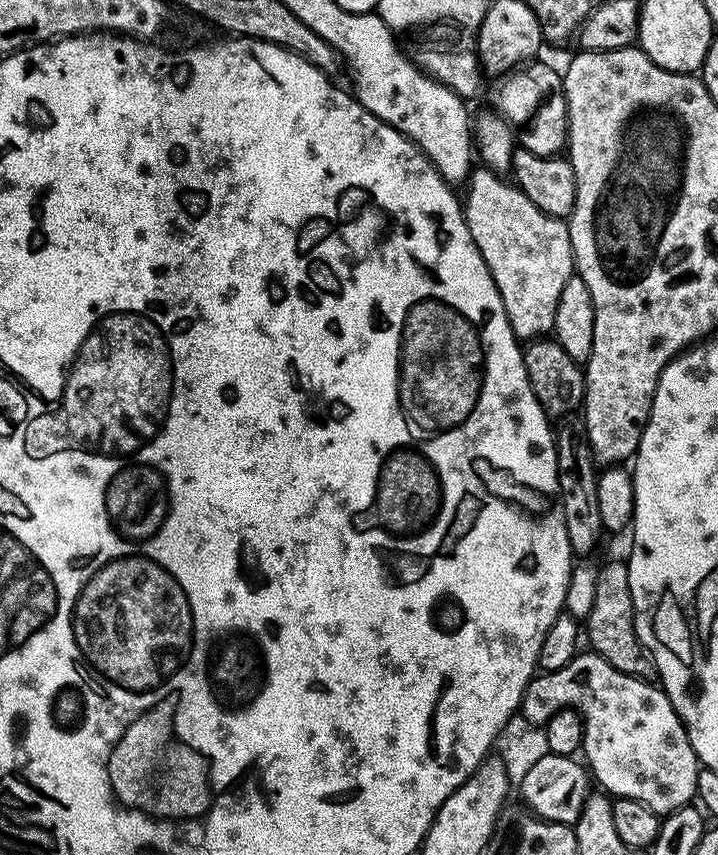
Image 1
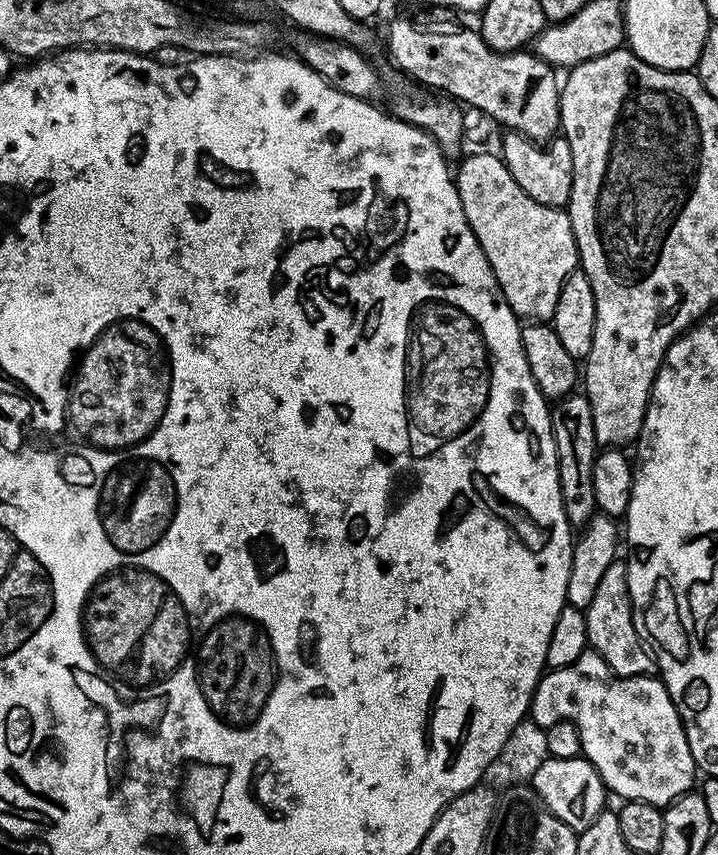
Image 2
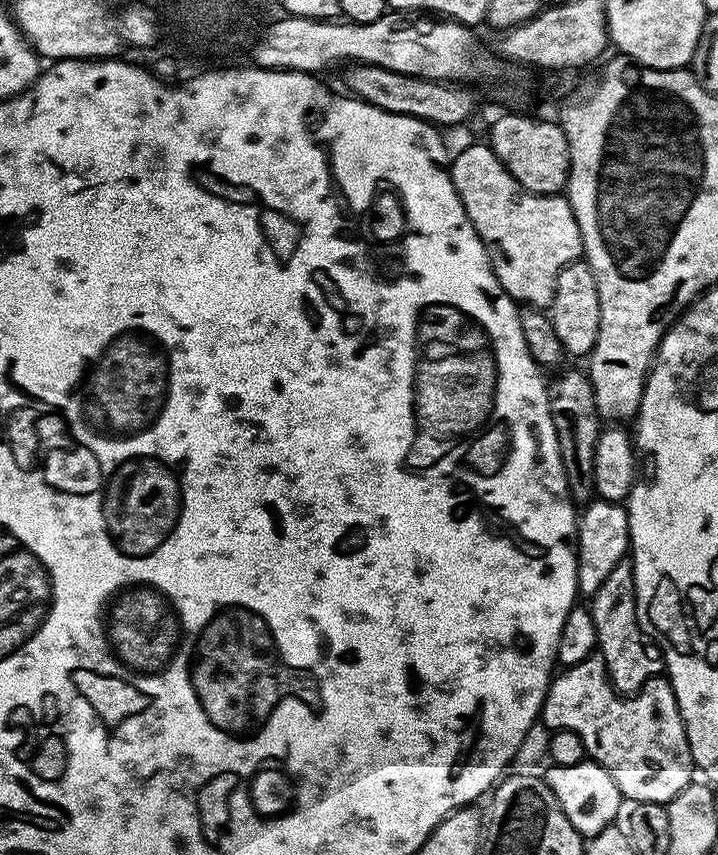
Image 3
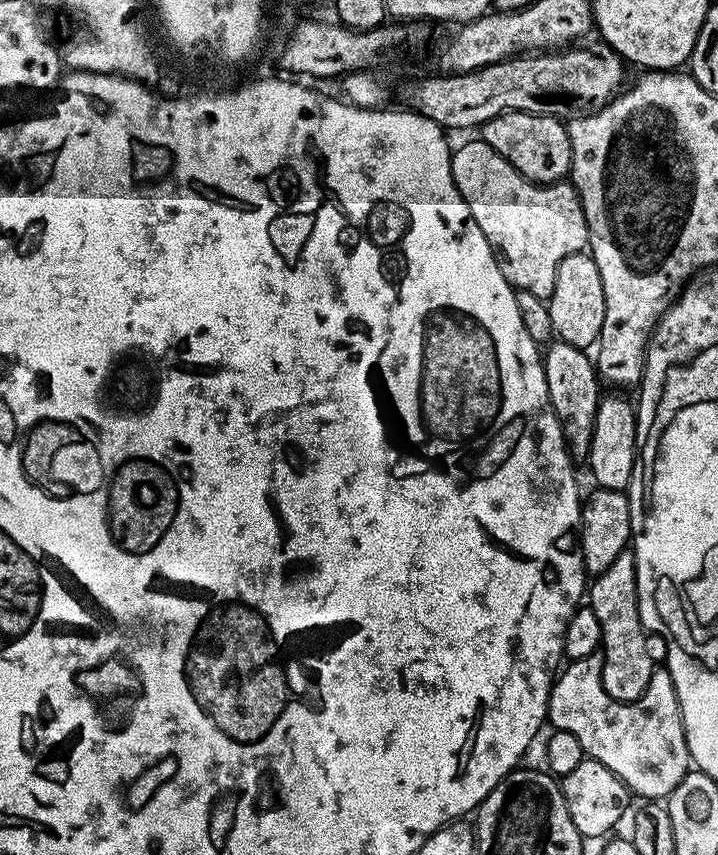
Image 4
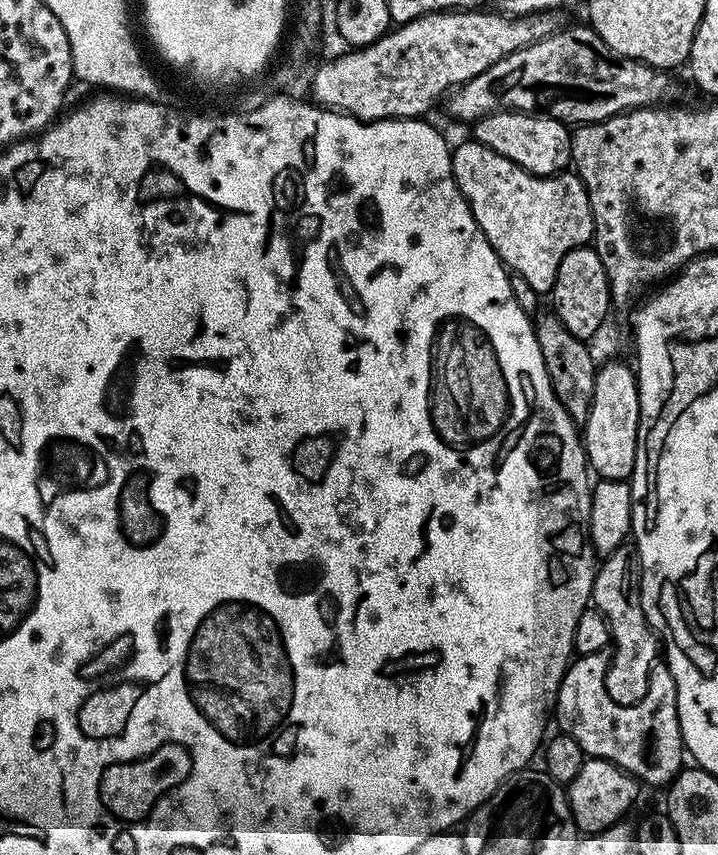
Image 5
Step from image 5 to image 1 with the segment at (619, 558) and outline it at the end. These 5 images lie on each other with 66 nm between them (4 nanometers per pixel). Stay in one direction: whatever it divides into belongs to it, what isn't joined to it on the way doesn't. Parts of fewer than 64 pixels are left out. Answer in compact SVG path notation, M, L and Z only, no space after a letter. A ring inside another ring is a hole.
M623 559L599 565L598 590L594 594L594 610L590 610L586 621L586 640L592 643L589 644L591 651L610 662L610 666L622 670L622 674L630 674L649 682L657 679L656 663L646 655L634 626L630 574Z

